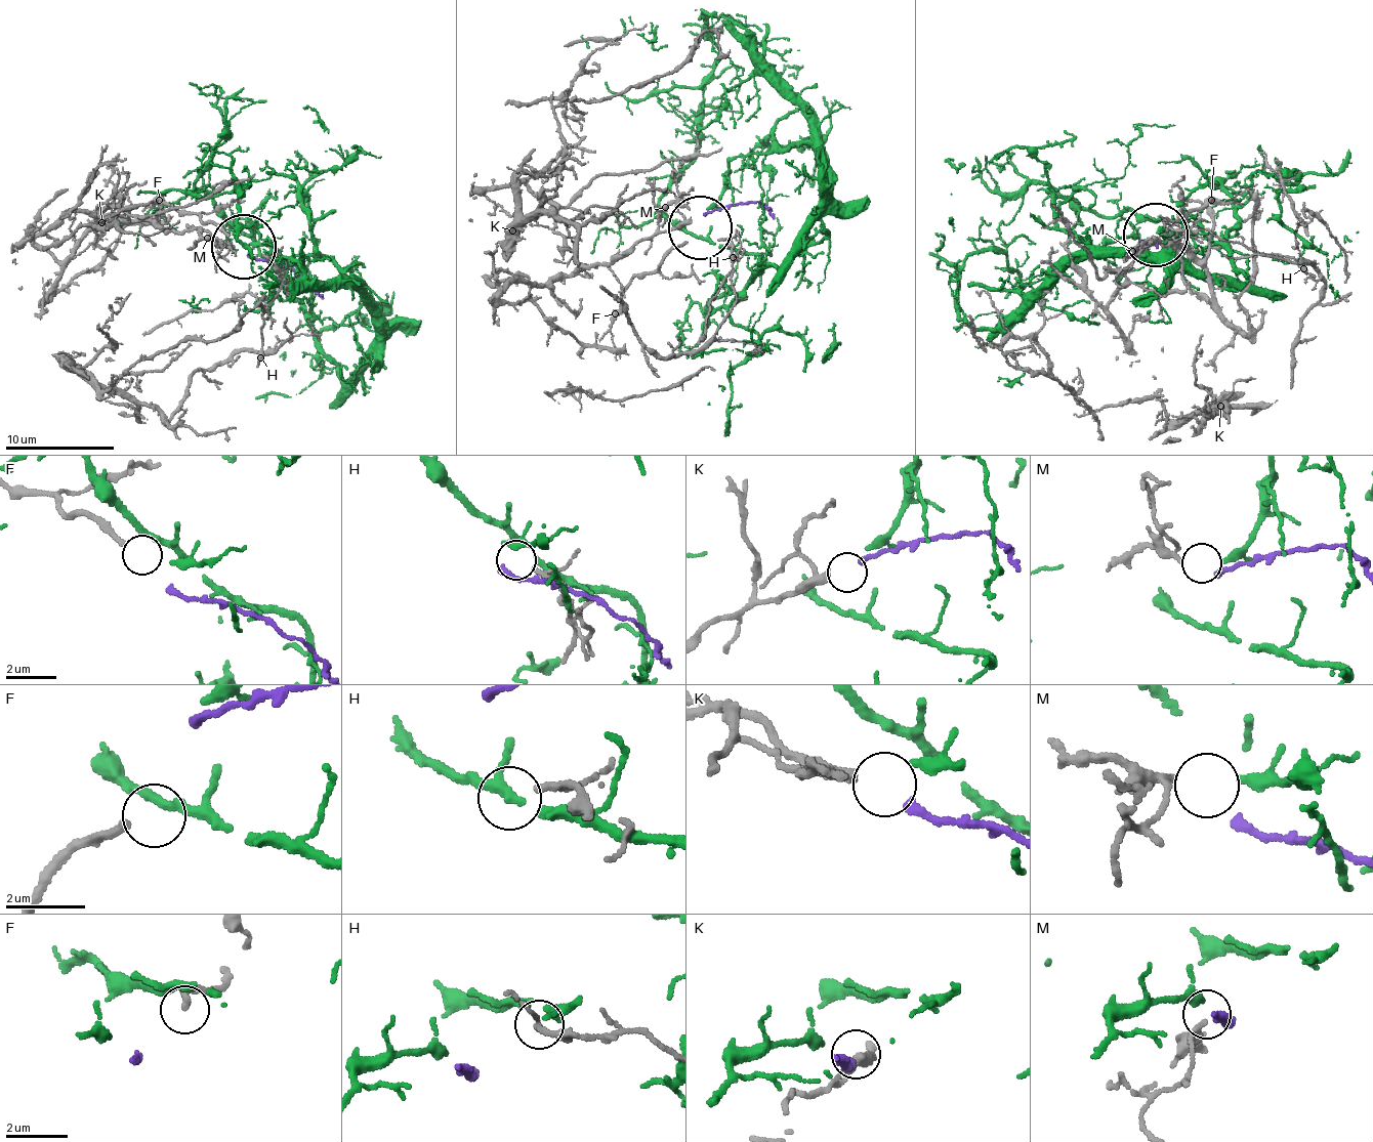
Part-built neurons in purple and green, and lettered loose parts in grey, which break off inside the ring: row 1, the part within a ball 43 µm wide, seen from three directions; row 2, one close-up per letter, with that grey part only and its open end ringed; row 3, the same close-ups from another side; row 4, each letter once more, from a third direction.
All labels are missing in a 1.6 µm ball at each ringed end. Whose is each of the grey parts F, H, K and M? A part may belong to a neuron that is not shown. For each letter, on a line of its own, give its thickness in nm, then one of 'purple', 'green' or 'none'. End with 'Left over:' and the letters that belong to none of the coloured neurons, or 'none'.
F: 220 nm thick; none
H: 130 nm thick; none
K: 240 nm thick; purple
M: 200 nm thick; green
Left over: F, H

